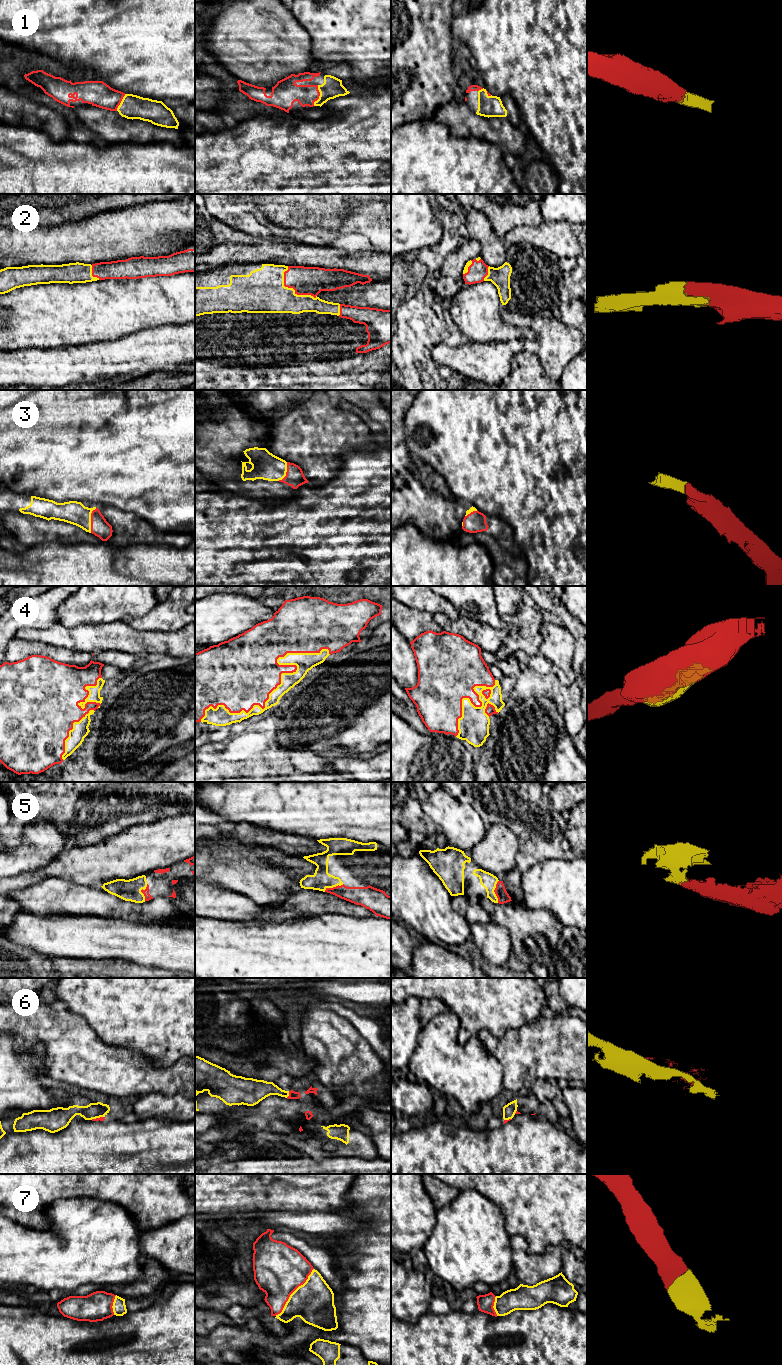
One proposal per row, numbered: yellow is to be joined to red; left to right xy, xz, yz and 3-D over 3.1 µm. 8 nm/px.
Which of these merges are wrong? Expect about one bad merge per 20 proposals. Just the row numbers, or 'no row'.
6

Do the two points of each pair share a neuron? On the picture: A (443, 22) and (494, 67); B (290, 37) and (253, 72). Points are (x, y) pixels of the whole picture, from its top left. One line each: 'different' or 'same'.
A: different
B: same

